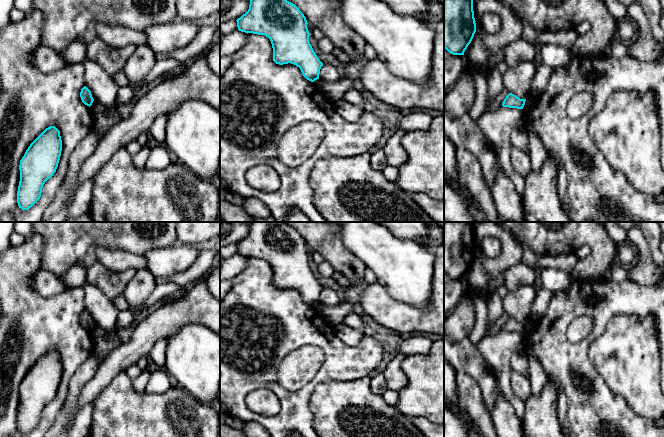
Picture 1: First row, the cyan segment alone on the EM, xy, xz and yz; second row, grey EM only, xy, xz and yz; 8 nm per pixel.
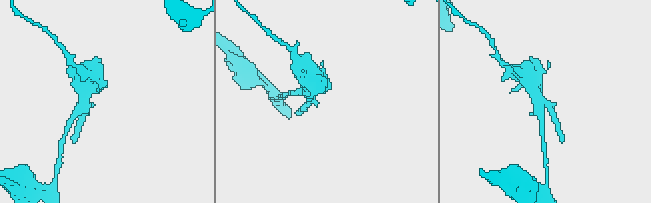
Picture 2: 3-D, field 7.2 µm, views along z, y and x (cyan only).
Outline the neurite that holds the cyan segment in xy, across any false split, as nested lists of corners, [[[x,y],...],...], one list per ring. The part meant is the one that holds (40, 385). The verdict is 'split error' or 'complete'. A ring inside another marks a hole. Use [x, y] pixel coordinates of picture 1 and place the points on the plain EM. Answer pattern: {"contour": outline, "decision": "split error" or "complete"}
{"contour": [[[55,350],[46,352],[30,368],[19,389],[19,432],[28,434],[40,423],[43,409],[56,396],[61,375],[60,355]]], "decision": "complete"}

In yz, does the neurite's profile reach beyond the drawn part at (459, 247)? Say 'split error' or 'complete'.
complete

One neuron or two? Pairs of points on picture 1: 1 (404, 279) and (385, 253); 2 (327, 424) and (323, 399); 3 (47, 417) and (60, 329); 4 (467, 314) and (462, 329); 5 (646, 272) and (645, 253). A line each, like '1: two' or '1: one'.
1: one
2: one
3: one
4: one
5: one

